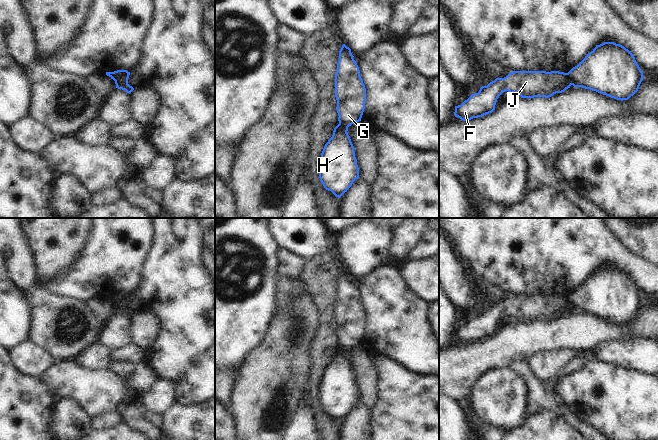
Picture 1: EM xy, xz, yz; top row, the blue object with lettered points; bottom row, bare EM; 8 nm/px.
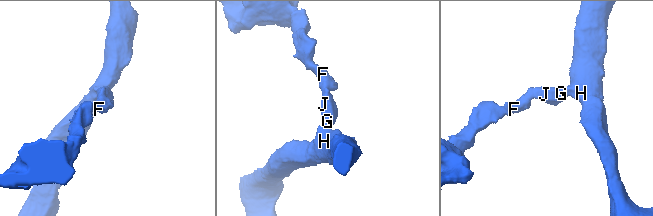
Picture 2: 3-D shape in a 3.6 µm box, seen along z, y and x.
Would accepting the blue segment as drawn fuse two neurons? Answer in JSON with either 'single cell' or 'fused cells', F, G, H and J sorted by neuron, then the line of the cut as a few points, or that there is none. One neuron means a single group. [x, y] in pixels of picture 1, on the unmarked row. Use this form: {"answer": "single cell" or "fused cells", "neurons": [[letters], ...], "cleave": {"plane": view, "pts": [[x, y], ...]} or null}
{"answer": "fused cells", "neurons": [["F", "G", "J"], ["H"]], "cleave": {"plane": "xy", "pts": [[128, 296], [123, 297], [115, 305]]}}

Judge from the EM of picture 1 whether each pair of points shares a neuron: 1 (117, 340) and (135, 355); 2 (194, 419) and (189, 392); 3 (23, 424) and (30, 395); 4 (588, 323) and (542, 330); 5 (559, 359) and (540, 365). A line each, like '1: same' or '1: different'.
1: different
2: different
3: same
4: same
5: same

